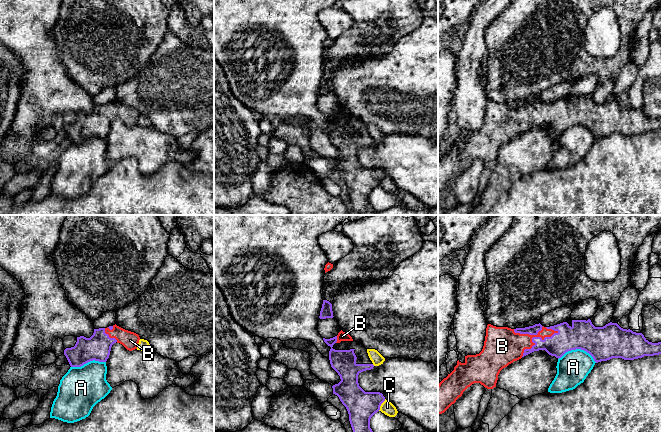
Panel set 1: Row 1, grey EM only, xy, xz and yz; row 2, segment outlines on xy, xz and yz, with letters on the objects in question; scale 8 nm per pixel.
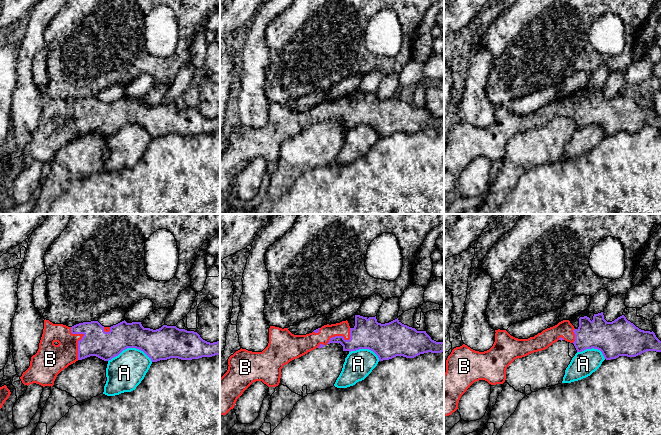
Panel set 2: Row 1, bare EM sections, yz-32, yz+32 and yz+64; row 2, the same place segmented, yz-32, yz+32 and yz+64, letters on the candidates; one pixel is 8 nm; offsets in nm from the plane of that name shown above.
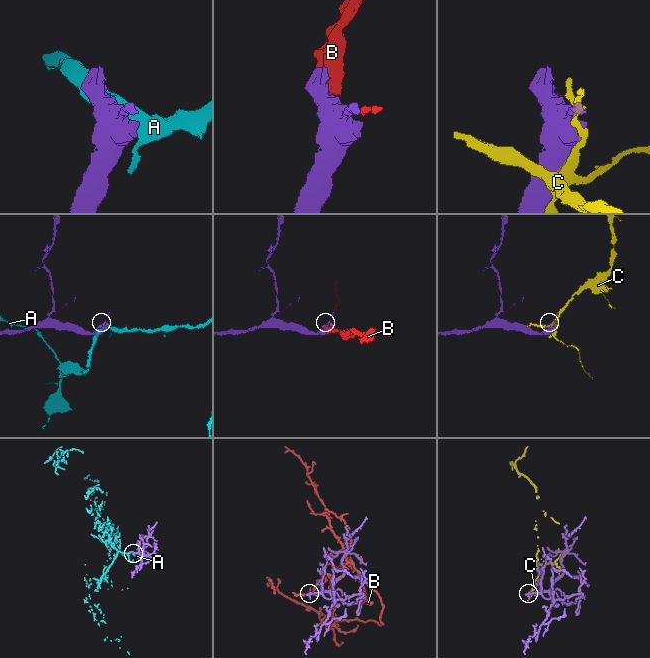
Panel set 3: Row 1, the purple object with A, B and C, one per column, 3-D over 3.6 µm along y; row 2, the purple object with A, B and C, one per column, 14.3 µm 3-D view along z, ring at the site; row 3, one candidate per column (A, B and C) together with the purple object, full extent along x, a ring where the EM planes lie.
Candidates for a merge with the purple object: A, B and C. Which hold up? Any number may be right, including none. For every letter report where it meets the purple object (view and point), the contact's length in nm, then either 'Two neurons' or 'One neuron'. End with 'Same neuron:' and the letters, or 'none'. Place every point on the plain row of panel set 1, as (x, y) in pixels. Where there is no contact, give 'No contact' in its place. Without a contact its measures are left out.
A: Touches purple at yz (578, 124). Shared border 320 nm. Two neurons
B: Touches purple at yz (534, 113). Shared border 360 nm. One neuron
C: Touches purple at xz (380, 181). Shared border 110 nm. Two neurons
Same neuron: B

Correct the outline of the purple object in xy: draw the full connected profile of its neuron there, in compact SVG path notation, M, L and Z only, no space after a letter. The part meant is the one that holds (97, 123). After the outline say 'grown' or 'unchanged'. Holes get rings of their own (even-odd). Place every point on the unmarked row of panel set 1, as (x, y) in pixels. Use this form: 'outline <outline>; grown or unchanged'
outline M116 100L107 104L94 105L90 114L77 113L74 123L66 124L66 132L71 143L81 143L90 137L106 138L114 119L122 120L127 126L137 125L140 113Z; grown

